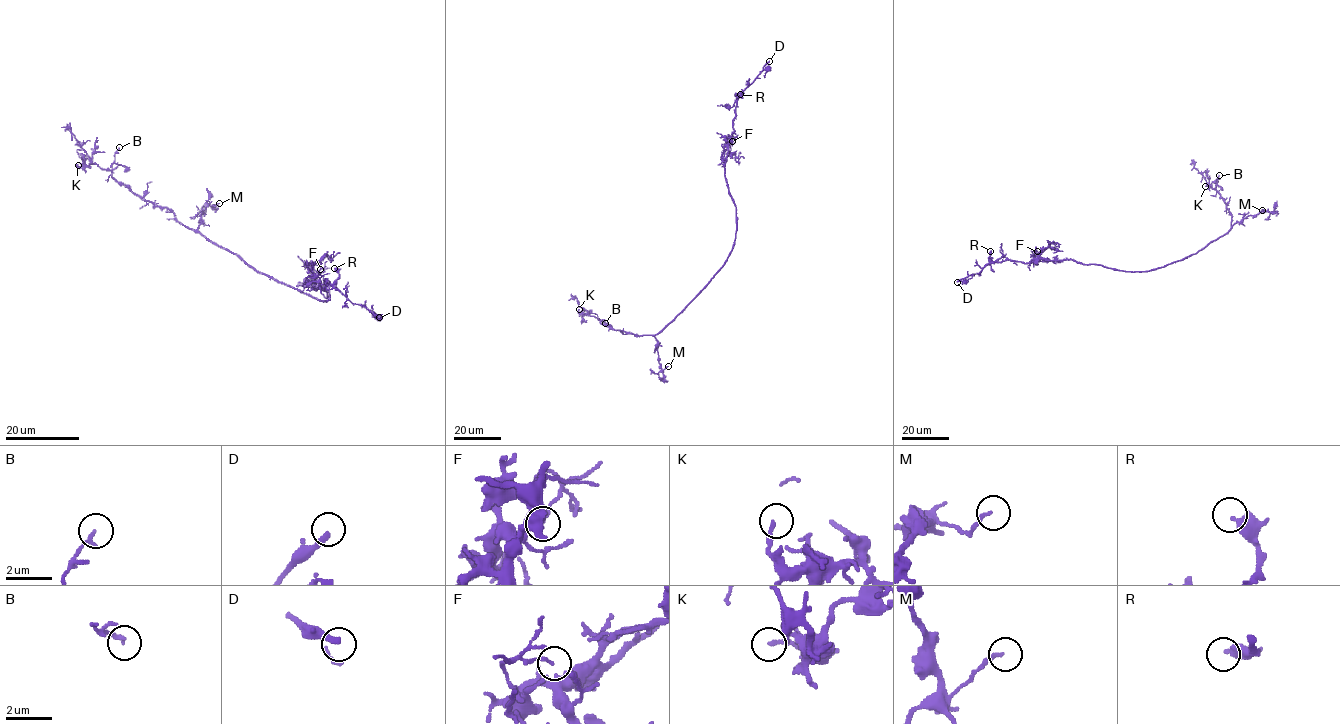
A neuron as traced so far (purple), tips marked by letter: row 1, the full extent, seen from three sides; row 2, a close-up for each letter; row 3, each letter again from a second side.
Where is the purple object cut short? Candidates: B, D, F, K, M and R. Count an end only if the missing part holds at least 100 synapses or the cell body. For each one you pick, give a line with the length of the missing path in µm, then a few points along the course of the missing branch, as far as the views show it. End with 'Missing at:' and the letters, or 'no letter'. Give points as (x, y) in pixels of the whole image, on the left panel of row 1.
D: about 40 µm are missing; missing branch runs (379, 317), (398, 326), (389, 332), (374, 331), (355, 320), (345, 318), (336, 306), (317, 305)
Missing at: D

